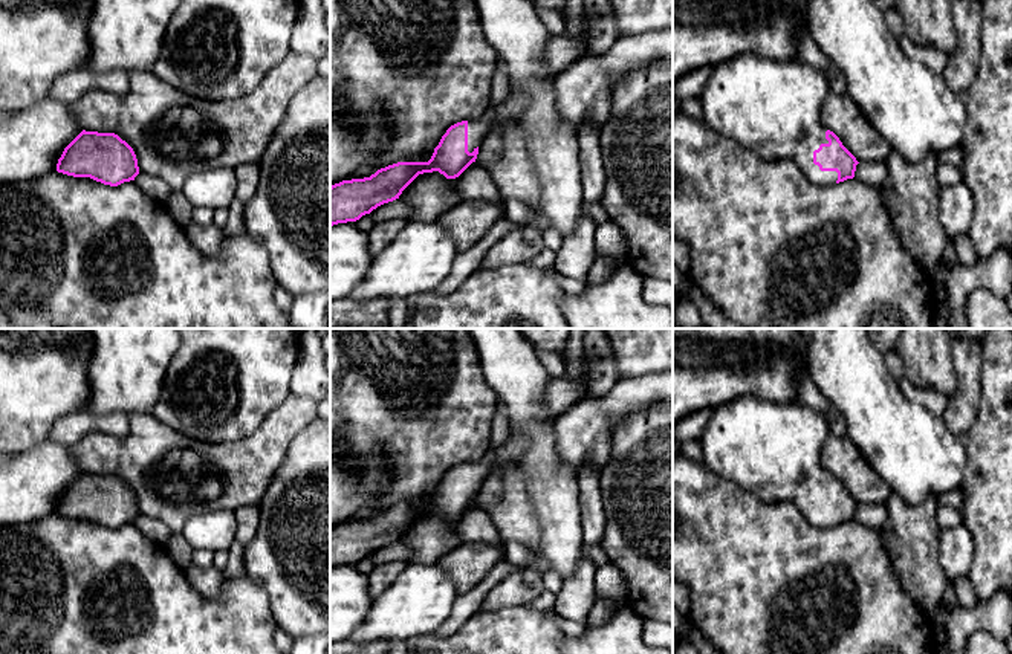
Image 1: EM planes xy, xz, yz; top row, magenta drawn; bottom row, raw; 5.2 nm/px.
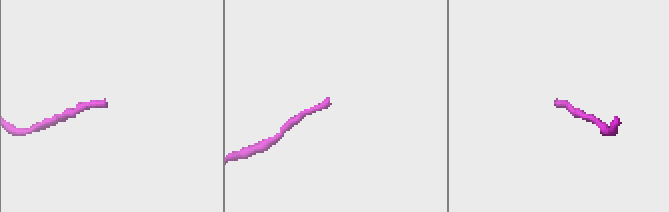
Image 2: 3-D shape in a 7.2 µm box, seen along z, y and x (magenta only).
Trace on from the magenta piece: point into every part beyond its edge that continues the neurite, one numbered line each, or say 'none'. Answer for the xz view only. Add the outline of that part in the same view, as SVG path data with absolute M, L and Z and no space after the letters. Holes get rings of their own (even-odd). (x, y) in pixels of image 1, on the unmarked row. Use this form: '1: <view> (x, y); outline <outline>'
1: xz (517, 443); outline M511 429L503 446L497 449L489 448L478 461L468 463L468 494L472 495L480 489L498 465L508 460L514 460L517 463L527 448L529 439L521 432Z

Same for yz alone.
1: yz (772, 450); outline M741 396L712 410L699 442L700 461L715 475L754 494L764 503L793 501L806 520L819 527L833 527L836 513L821 513L813 506L813 494L825 481L827 471L821 466L821 448L830 434L822 414L800 402L772 402L755 396Z

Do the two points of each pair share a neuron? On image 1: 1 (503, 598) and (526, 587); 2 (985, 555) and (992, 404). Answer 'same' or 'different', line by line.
1: same
2: same

